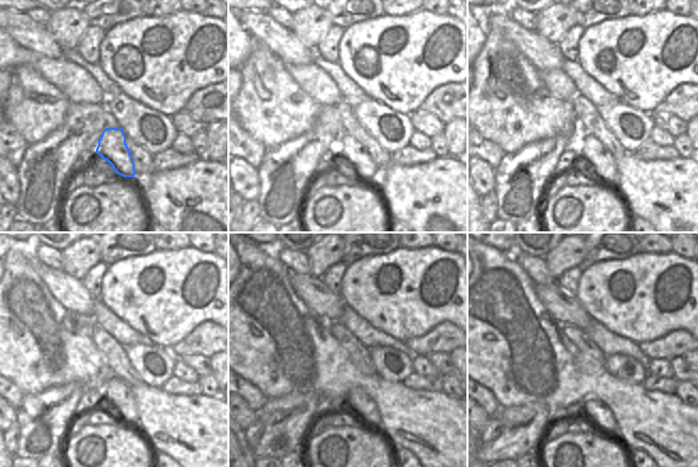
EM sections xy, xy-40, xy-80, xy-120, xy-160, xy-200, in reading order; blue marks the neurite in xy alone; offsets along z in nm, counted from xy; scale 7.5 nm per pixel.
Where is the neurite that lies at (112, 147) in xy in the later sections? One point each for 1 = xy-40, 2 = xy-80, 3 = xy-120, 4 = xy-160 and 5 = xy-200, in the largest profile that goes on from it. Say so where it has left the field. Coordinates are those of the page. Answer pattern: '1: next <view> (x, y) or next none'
1: next xy-40 (349, 149)
2: next xy-80 (603, 165)
3: next xy-120 (116, 392)
4: next xy-160 (358, 400)
5: next xy-200 (595, 408)

